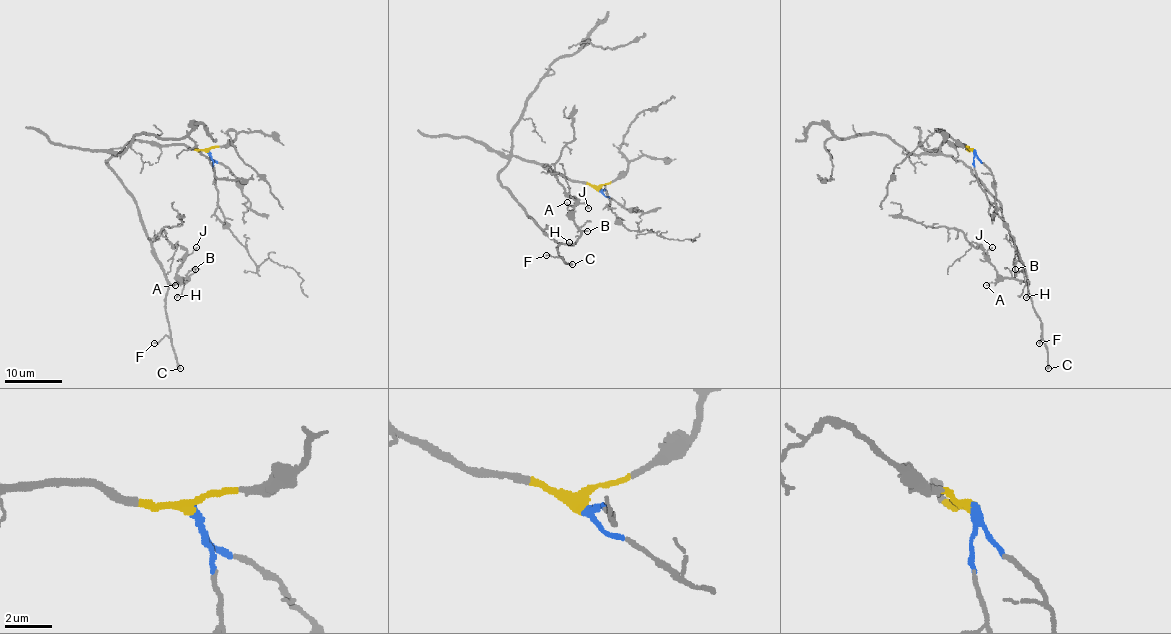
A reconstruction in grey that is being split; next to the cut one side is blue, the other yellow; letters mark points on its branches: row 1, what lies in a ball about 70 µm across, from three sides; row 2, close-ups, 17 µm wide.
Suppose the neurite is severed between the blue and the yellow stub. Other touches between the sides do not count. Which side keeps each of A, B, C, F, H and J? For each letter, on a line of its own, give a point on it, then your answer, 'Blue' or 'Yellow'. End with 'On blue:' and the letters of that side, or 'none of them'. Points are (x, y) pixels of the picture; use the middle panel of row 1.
A: Place: (567, 202). Yellow
B: Place: (587, 231). Yellow
C: Place: (572, 264). Yellow
F: Place: (546, 255). Yellow
H: Place: (569, 242). Yellow
J: Place: (588, 208). Yellow
On blue: none of them

